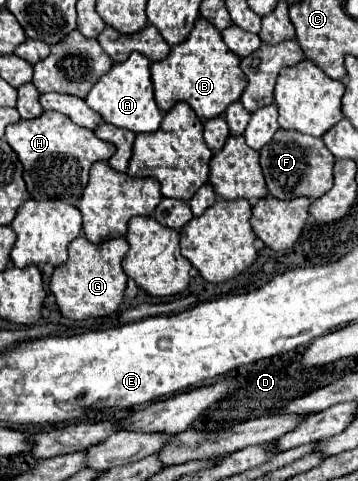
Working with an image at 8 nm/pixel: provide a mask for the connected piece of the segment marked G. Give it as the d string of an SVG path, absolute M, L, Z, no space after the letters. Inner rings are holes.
M84 236L74 238L74 242L68 244L68 260L56 266L50 278L50 290L56 296L60 312L70 320L100 318L116 312L124 298L128 278L122 270L122 258L126 252L128 242L124 236L106 240L102 244L88 242Z

